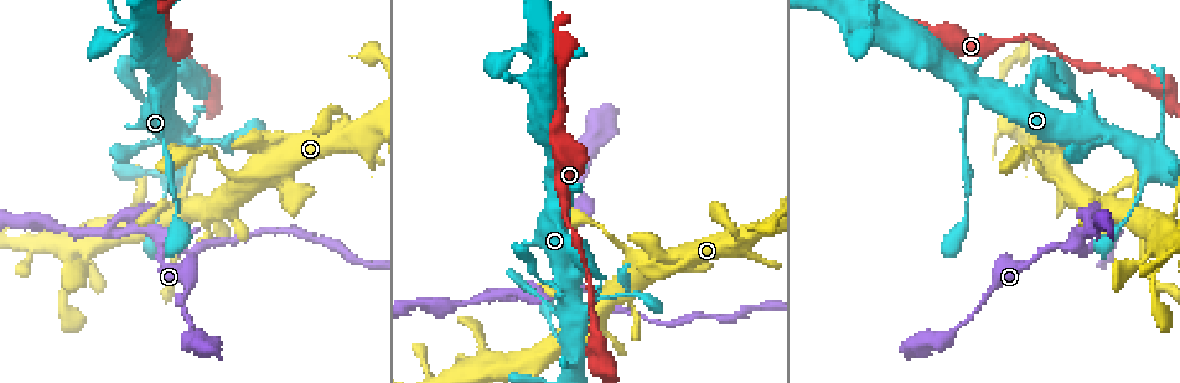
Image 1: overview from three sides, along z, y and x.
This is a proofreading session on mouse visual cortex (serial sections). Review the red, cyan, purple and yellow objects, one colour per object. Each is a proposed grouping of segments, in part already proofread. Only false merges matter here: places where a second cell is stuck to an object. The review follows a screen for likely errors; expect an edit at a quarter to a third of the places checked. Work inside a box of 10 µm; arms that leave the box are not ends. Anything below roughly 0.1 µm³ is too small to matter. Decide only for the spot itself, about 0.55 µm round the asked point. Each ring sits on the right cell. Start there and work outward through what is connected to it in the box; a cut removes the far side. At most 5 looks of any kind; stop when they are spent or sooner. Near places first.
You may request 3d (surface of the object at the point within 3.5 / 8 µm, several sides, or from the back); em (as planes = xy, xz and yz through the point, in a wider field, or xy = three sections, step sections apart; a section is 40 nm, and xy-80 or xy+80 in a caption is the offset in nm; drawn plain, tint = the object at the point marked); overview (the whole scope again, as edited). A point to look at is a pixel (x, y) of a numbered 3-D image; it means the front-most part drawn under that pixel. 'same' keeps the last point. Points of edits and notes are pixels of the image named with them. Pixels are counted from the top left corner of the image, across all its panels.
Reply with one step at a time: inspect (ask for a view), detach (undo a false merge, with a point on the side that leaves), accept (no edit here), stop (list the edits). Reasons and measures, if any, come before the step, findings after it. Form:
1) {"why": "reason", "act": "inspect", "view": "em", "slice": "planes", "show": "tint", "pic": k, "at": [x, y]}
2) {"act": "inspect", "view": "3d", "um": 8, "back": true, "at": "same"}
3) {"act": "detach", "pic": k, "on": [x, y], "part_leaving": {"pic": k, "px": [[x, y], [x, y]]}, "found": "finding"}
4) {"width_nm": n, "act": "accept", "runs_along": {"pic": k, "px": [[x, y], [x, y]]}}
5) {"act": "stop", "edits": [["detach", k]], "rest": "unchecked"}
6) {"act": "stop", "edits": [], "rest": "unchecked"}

{"why": "a narrow waist", "act": "inspect", "view": "3d", "um": 3.5, "pic": 1, "at": [614, 297]}

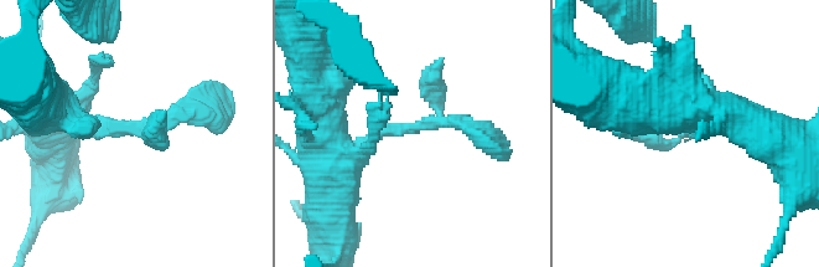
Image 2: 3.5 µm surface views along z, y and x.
{"act": "inspect", "view": "em", "slice": "xy", "step": 5, "show": "tint", "pic": 2, "at": [143, 128]}

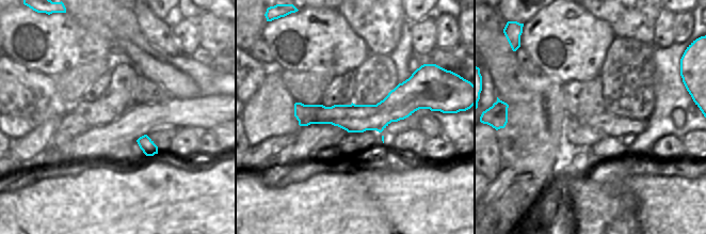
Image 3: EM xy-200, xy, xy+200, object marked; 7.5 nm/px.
{"act": "accept", "runs_along": {"pic": 2, "px": [[335, 154], [430, 122], [491, 142]]}, "found": "all the same cell"}

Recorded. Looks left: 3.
{"why": "three arms meet", "act": "inspect", "view": "3d", "um": 3.5, "pic": 1, "at": [1075, 240]}

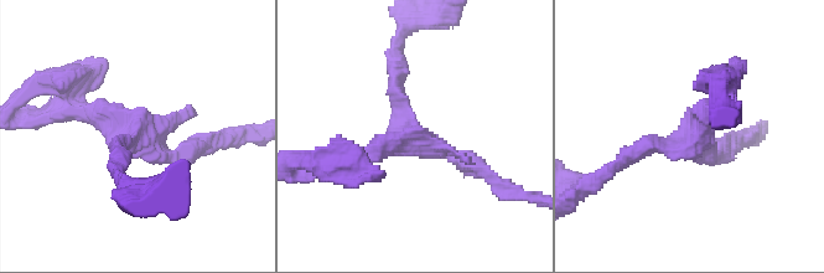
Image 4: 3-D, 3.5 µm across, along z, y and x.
{"act": "inspect", "view": "em", "slice": "xy", "step": 3, "show": "tint", "pic": 4, "at": [132, 137]}

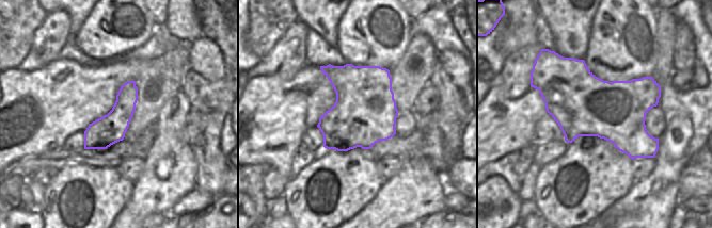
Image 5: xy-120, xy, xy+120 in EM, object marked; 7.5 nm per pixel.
{"width_nm": 480, "act": "accept", "runs_along": {"pic": 5, "px": [[132, 83], [123, 110], [86, 146]]}, "found": "all the same cell"}

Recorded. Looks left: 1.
{"act": "stop", "edits": [], "rest": "unchecked"}

